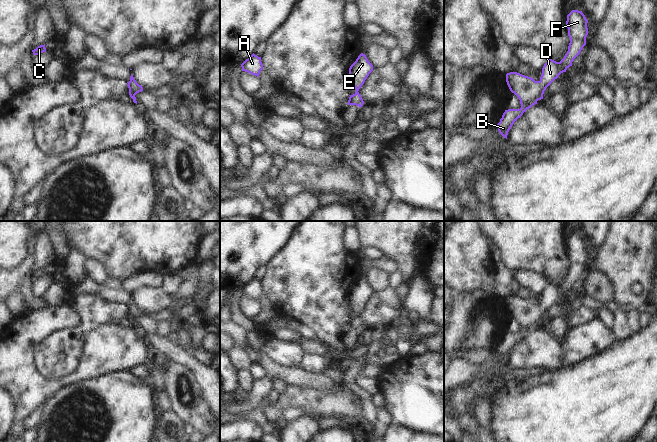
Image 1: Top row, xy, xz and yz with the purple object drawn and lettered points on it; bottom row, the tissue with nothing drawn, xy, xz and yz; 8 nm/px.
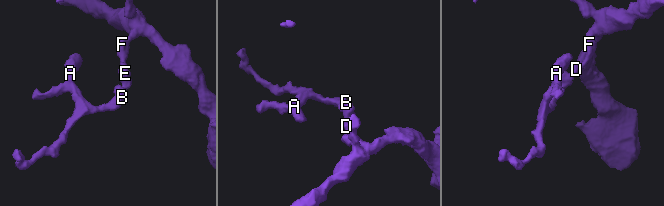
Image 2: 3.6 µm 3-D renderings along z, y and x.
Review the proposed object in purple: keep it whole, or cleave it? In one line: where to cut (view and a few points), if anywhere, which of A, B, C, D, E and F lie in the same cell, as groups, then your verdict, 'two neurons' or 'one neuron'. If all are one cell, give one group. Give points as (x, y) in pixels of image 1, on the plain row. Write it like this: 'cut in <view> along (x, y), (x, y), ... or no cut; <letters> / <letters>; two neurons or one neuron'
no cut; A B C D E F; one neuron

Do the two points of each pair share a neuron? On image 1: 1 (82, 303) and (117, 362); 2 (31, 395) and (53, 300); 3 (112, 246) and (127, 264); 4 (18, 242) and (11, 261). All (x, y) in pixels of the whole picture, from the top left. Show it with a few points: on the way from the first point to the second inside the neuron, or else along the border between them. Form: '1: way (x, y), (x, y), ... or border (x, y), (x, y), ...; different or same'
1: border (117, 324), (92, 328), (82, 346); different
2: border (65, 303), (59, 306), (48, 307); different
3: way (116, 250), (123, 260); same
4: way (13, 247), (11, 249), (11, 256); same

